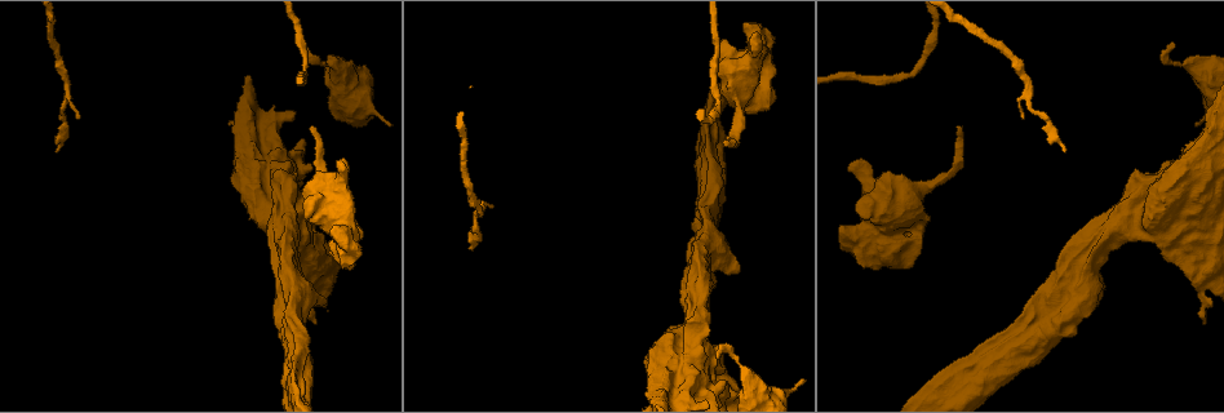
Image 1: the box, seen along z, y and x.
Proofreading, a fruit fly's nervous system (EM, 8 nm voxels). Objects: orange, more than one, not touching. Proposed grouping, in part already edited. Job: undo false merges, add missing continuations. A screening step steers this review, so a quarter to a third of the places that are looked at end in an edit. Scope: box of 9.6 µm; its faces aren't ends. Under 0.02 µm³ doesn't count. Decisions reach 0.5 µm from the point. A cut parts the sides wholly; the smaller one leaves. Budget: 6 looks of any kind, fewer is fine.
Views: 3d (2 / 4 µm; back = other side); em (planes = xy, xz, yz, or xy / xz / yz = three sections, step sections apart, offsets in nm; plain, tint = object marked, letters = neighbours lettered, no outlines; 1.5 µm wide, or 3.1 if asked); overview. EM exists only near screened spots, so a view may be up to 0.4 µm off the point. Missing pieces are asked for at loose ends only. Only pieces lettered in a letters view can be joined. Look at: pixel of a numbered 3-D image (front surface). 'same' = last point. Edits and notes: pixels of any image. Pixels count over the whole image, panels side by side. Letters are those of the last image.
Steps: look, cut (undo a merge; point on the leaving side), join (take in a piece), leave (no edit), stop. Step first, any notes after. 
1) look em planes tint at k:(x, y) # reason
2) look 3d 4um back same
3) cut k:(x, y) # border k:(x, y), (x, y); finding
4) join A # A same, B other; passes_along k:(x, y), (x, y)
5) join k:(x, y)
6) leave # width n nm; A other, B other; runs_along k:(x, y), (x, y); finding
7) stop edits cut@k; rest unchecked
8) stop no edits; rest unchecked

look 3d 2um at 1:(719, 357) # tapers out

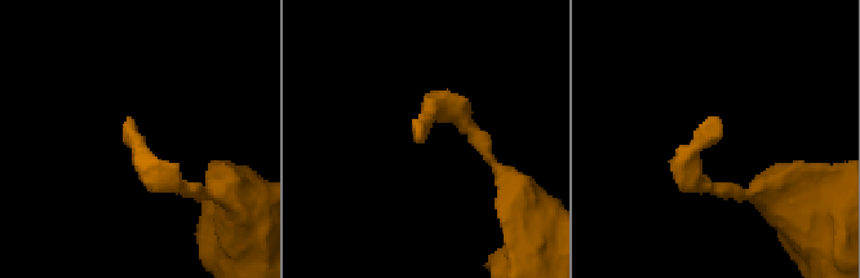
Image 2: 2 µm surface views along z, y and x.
look em planes tint at 2:(129, 116) # need the tissue

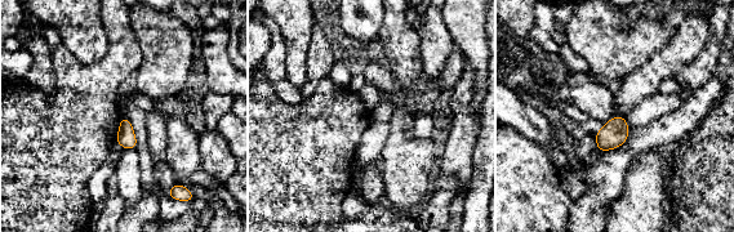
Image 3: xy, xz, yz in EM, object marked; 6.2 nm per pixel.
look em planes letters same

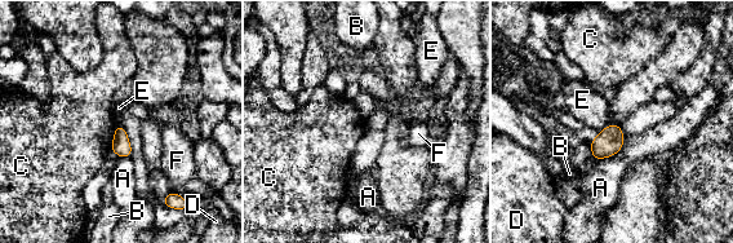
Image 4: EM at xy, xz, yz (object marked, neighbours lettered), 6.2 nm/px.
leave # longest_contact A 220 nm; A other, B other, C other, D other, E other, F other; border 4:(116, 124), (110, 149); none of them fits

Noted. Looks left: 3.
look 3d 4um at 1:(281, 253) # free end

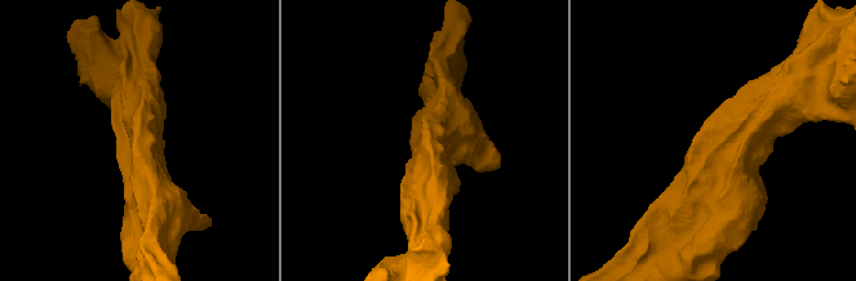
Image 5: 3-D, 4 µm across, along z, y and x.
look em planes plain at 5:(136, 139) # shape alone is not enough

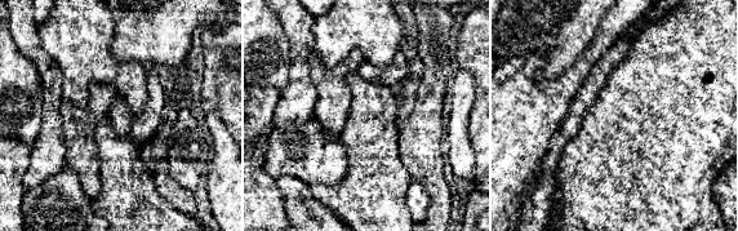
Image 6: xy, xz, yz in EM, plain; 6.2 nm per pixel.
look em planes letters same

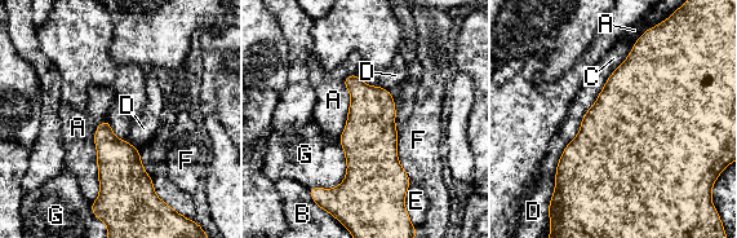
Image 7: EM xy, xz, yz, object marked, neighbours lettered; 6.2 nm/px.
leave # longest_contact A 480 nm; A other, B other, C other, D other, E other, F other, G other; none of them fits

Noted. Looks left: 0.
stop no edits; rest unchecked

